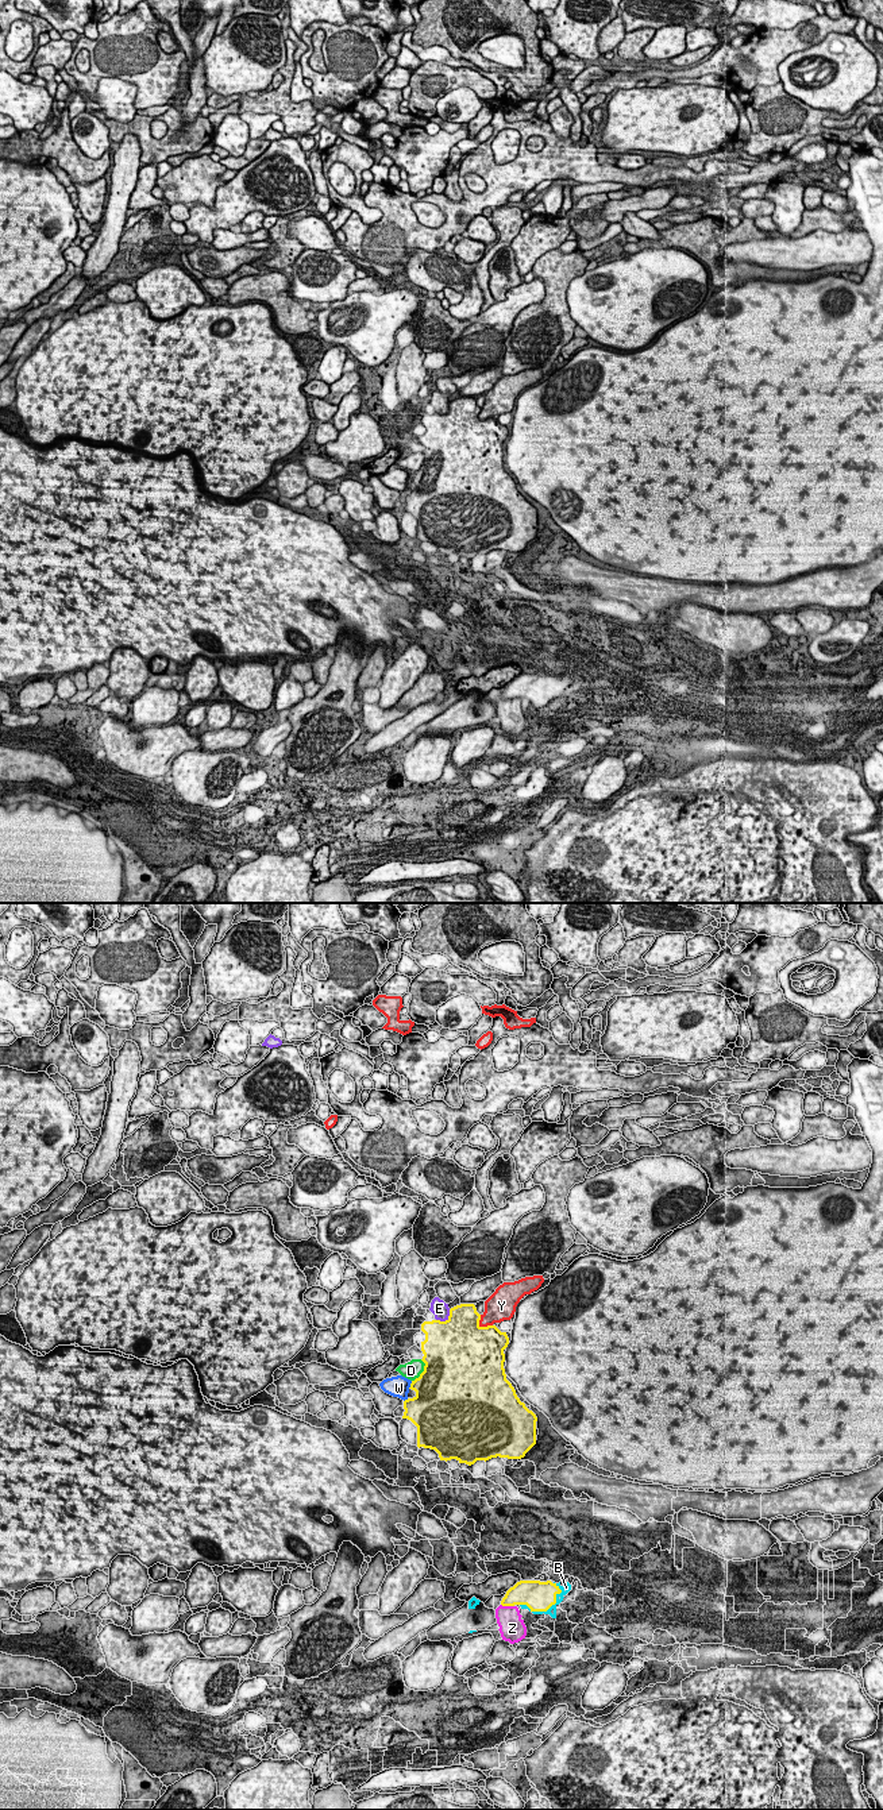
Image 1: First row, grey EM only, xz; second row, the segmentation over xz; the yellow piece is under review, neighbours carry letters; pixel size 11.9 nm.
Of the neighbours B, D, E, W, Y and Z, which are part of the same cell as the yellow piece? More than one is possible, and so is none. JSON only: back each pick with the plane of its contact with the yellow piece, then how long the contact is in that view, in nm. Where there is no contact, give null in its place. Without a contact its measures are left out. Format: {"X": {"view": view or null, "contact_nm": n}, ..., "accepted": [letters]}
{"B": {"view": "xz", "contact_nm": 550}, "accepted": ["B"]}

